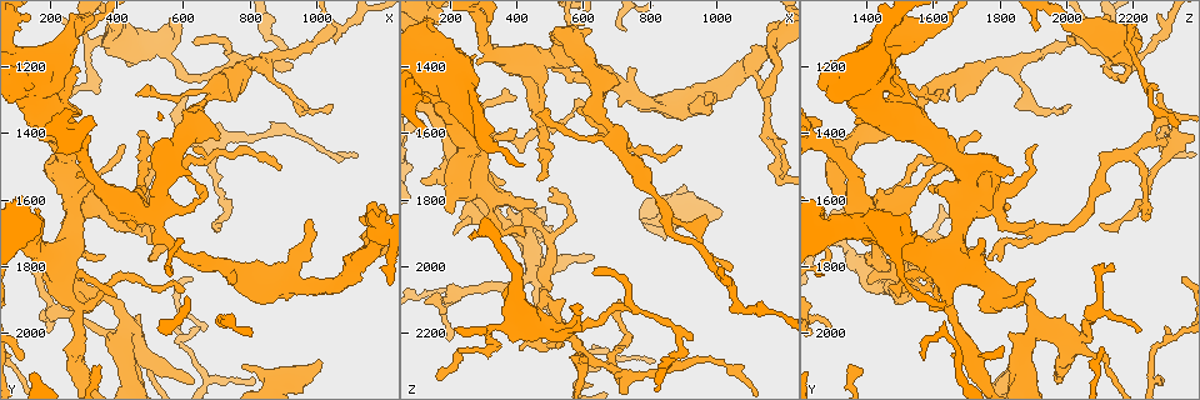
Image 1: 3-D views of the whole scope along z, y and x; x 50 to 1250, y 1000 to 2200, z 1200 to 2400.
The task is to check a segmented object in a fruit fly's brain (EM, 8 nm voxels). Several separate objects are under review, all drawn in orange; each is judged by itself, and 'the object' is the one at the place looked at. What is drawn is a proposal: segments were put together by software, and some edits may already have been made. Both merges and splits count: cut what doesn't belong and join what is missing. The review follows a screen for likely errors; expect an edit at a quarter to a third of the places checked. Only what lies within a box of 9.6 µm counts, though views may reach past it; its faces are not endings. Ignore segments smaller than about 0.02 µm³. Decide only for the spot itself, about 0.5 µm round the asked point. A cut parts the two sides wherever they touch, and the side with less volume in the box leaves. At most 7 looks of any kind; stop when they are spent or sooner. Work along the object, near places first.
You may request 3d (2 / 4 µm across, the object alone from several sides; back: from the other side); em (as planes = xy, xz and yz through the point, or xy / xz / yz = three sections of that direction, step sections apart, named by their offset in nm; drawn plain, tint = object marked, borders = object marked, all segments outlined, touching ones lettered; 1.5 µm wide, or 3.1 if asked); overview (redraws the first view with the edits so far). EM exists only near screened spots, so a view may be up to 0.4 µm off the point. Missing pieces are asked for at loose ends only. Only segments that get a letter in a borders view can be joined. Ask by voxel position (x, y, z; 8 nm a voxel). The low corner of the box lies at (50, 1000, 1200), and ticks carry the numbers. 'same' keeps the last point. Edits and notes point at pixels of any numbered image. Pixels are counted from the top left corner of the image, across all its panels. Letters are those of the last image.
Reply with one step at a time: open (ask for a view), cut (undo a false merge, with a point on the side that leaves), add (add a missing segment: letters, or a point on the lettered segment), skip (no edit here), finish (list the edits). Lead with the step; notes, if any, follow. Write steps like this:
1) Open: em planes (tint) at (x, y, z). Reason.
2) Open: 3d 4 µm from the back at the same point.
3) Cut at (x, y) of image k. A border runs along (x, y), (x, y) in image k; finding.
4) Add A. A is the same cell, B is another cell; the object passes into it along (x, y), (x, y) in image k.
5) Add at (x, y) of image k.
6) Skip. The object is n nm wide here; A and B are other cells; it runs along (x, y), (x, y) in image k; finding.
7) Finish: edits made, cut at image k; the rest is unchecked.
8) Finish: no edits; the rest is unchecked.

Open: em xy step 8 (borders) at (410, 1650, 2250). Branch stops here.

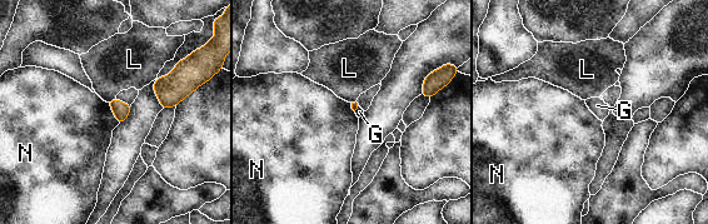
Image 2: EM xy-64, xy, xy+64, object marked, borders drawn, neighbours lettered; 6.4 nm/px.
Skip. G, L and N are other cells; a border runs along (108, 103), (119, 123) in image 2; no lettered segment goes on from it.

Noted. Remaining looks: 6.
Open: em xy step 4 (tint) at (770, 2100, 1860). Branch stops here.

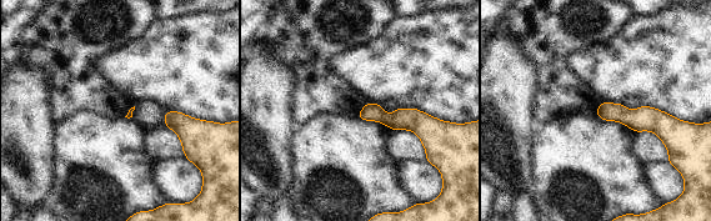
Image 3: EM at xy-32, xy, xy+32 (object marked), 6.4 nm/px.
Open: em planes (borders) at the same point.

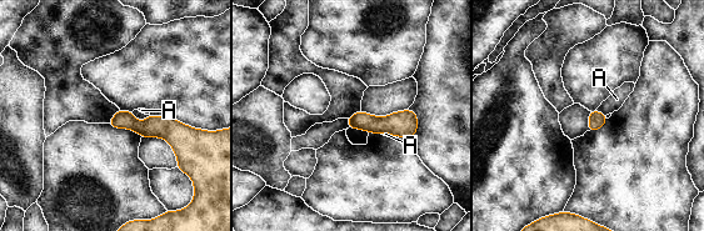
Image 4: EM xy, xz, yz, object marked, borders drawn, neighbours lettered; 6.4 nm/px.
Skip. A is another cell; no lettered segment goes on from it.

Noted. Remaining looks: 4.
Open: 3d 4 µm at (390, 1890, 1490). Tapers out.

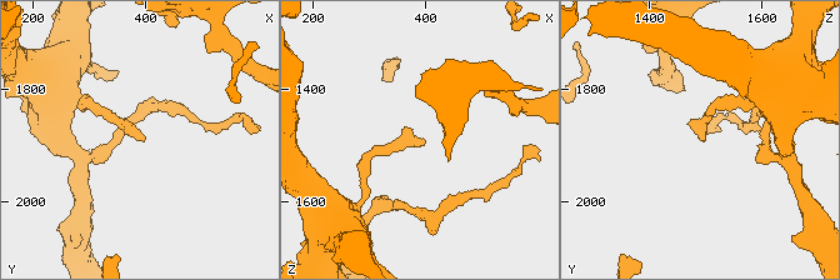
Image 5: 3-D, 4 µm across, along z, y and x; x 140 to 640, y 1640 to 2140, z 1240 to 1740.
Open: em planes (borders) at (405, 1895, 1495). Now the EM.

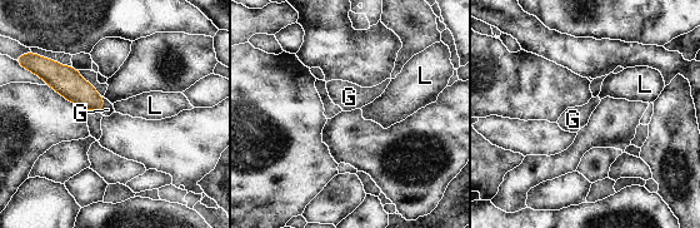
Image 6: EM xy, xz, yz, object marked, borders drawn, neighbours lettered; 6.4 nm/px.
Add G. G is the same cell, L is another cell; the object passes into it along (70, 84), (103, 103), (108, 109) in image 6; it goes on there.

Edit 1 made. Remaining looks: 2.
Finish: edits made, add at image 6; the rest is unchecked.

